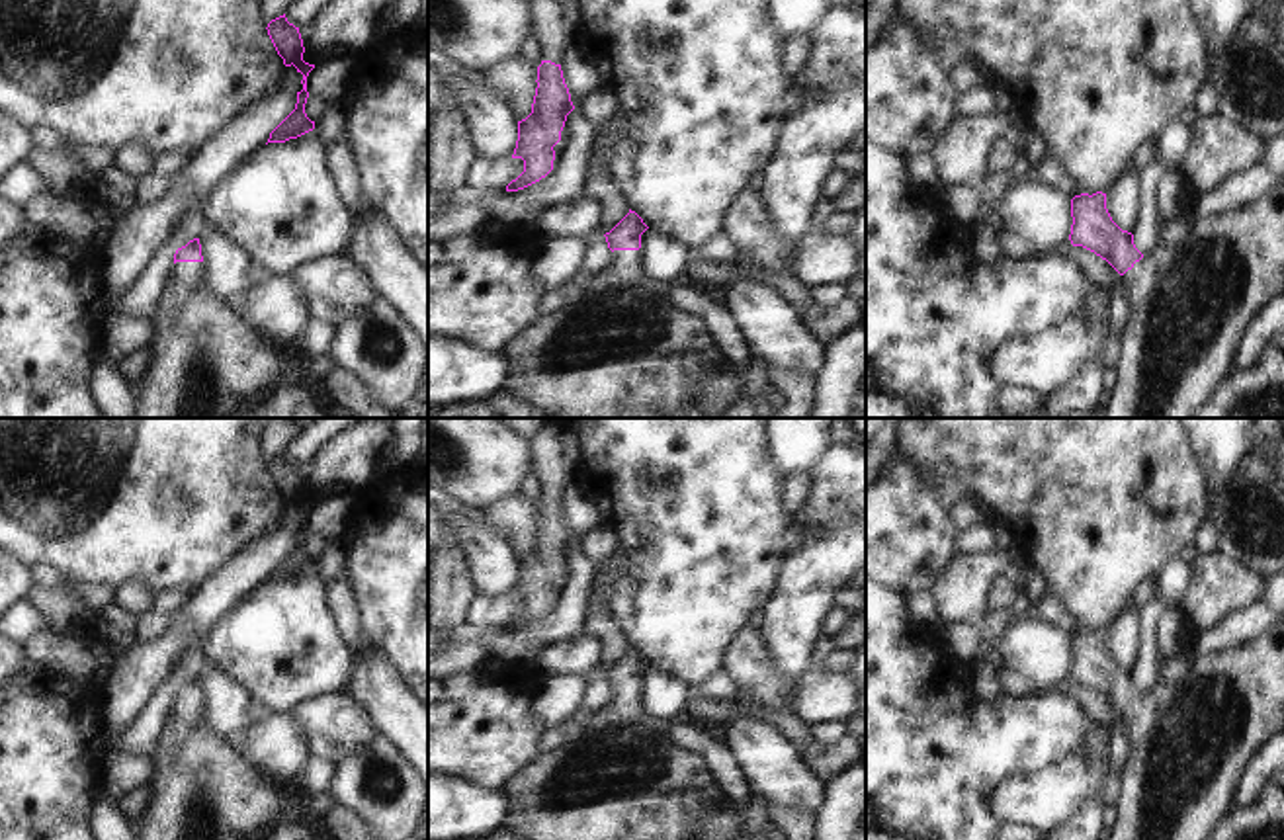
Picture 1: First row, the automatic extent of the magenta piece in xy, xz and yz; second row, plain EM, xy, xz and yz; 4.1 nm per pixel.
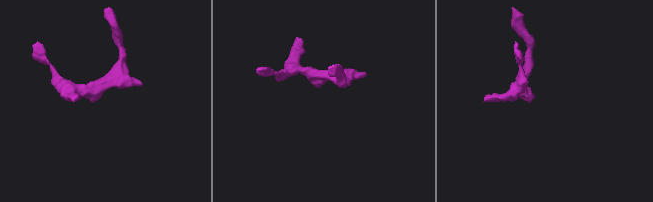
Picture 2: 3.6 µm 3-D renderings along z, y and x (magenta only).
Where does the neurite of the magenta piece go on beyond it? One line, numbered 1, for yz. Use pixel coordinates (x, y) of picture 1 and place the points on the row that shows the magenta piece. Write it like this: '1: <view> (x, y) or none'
1: yz (1191, 303)

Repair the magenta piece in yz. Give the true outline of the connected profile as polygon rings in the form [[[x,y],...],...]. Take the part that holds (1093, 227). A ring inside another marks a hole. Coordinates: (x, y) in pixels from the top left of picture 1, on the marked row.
[[[1284,182],[1241,211],[1194,219],[1184,242],[1159,244],[1145,256],[1135,248],[1134,234],[1112,221],[1106,193],[1075,195],[1071,217],[1071,244],[1106,260],[1130,289],[1128,322],[1120,336],[1116,363],[1118,381],[1102,404],[1104,418],[1196,418],[1198,408],[1231,371],[1251,320],[1284,293]]]

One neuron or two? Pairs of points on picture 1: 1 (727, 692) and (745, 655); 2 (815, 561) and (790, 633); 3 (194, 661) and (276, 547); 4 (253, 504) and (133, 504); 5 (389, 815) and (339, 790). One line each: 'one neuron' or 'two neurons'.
1: two neurons
2: one neuron
3: two neurons
4: one neuron
5: one neuron

